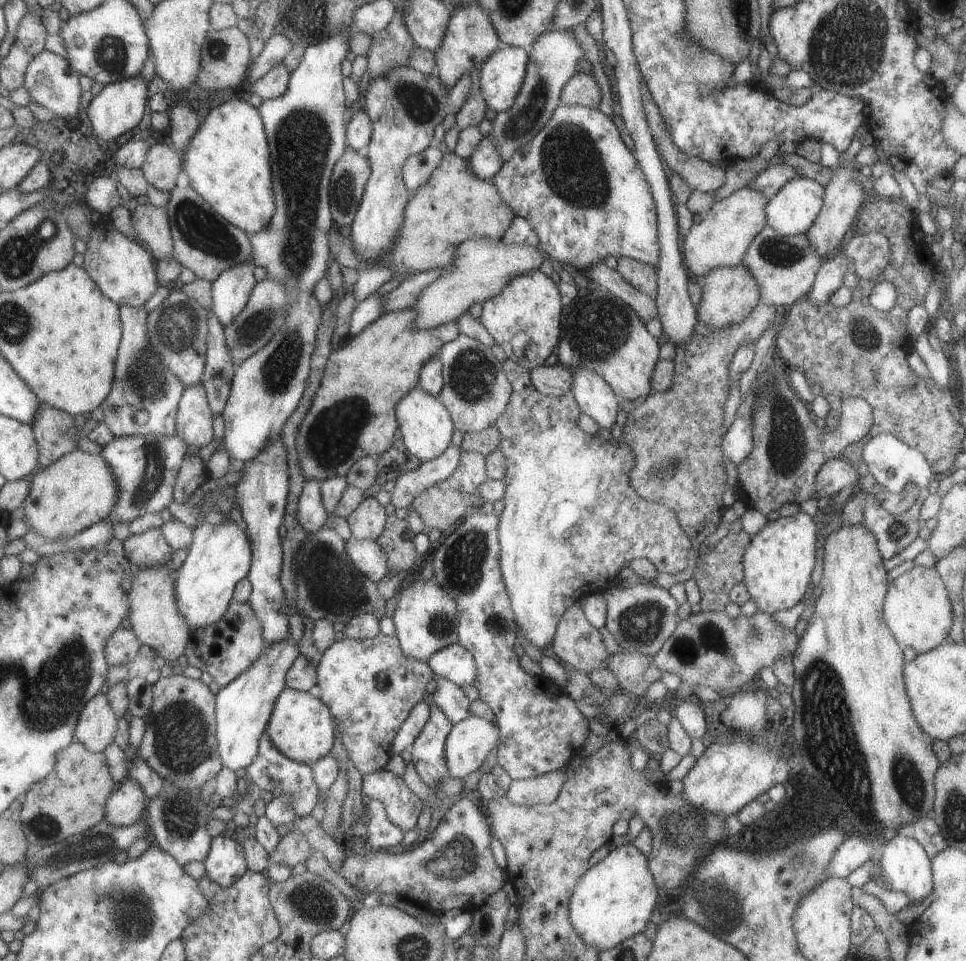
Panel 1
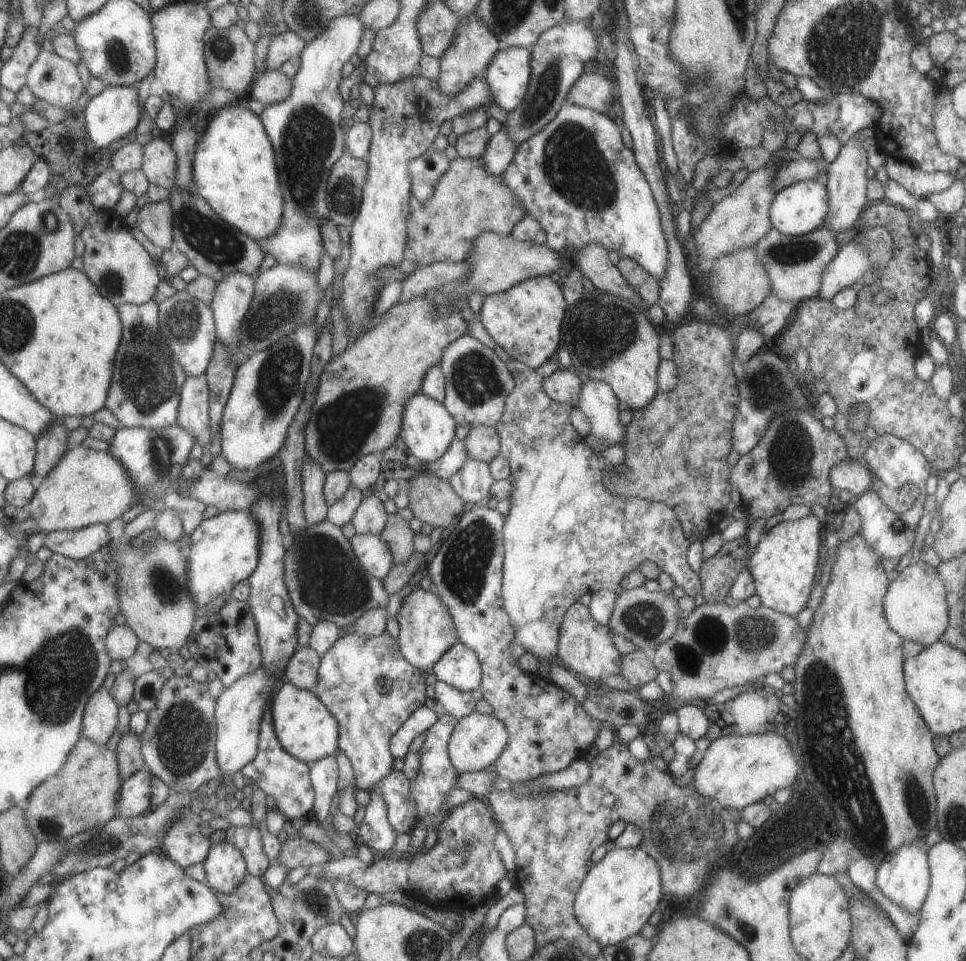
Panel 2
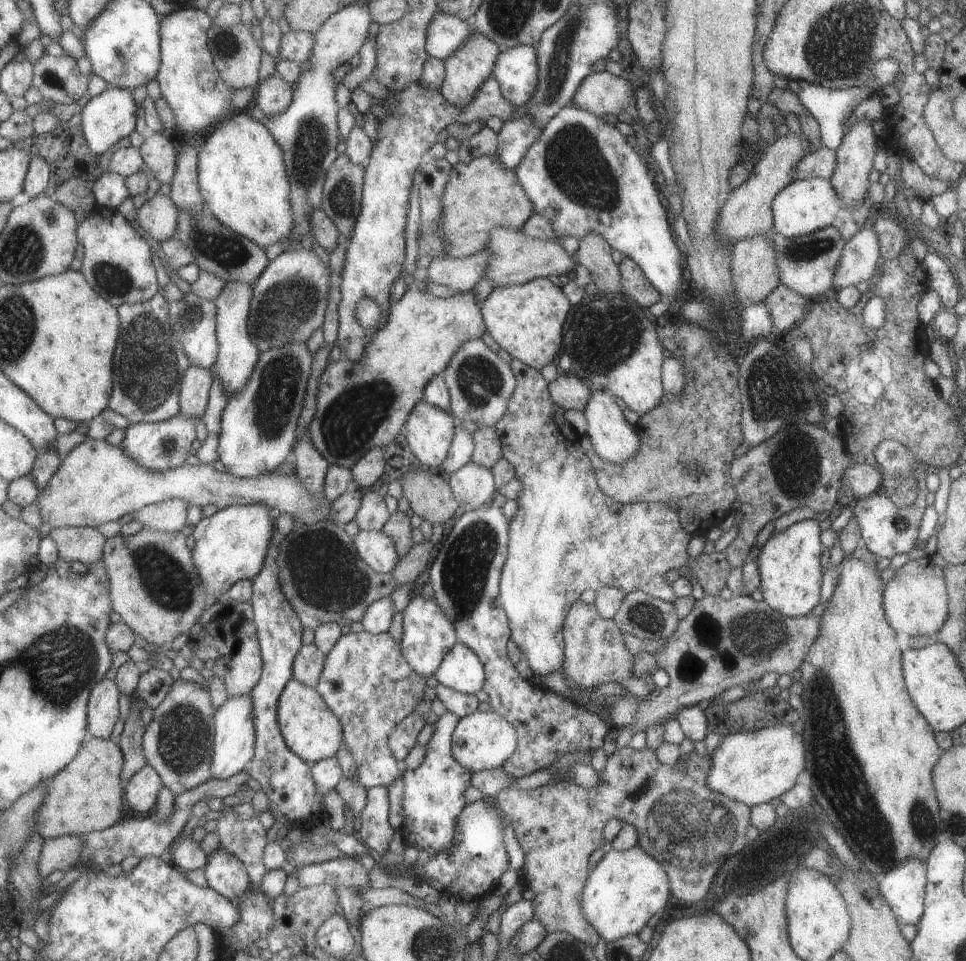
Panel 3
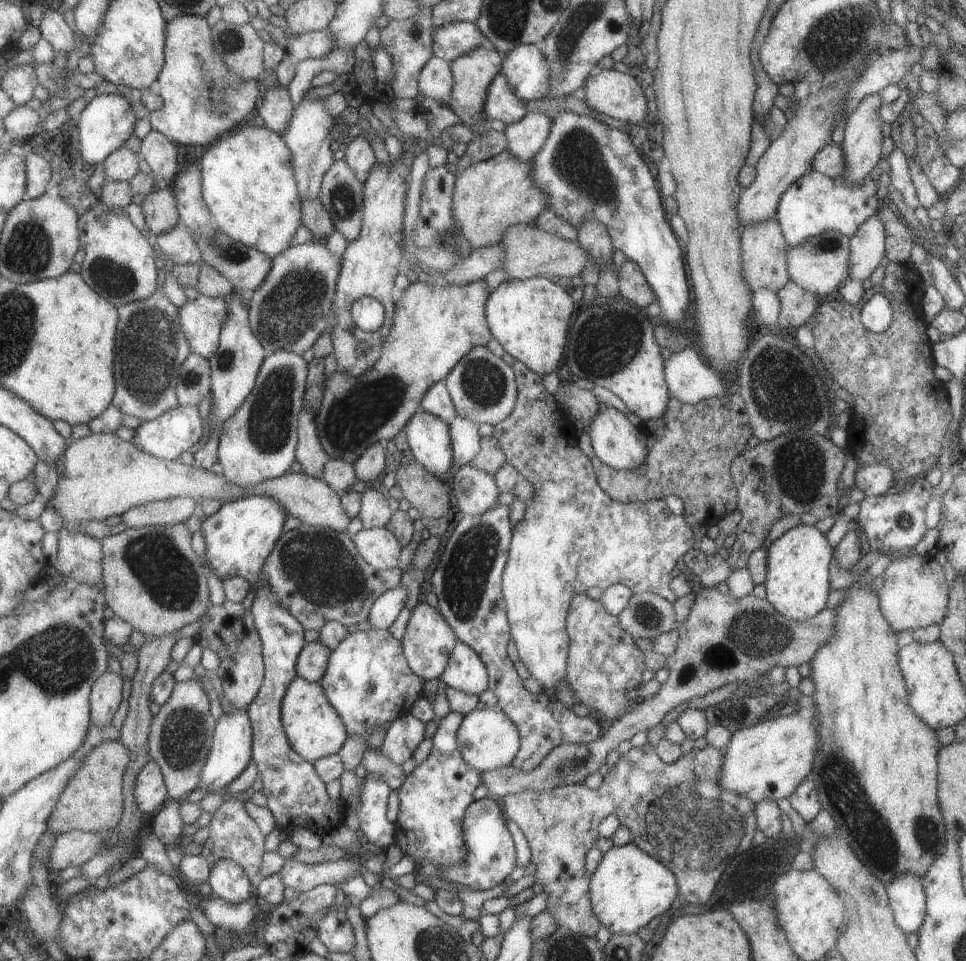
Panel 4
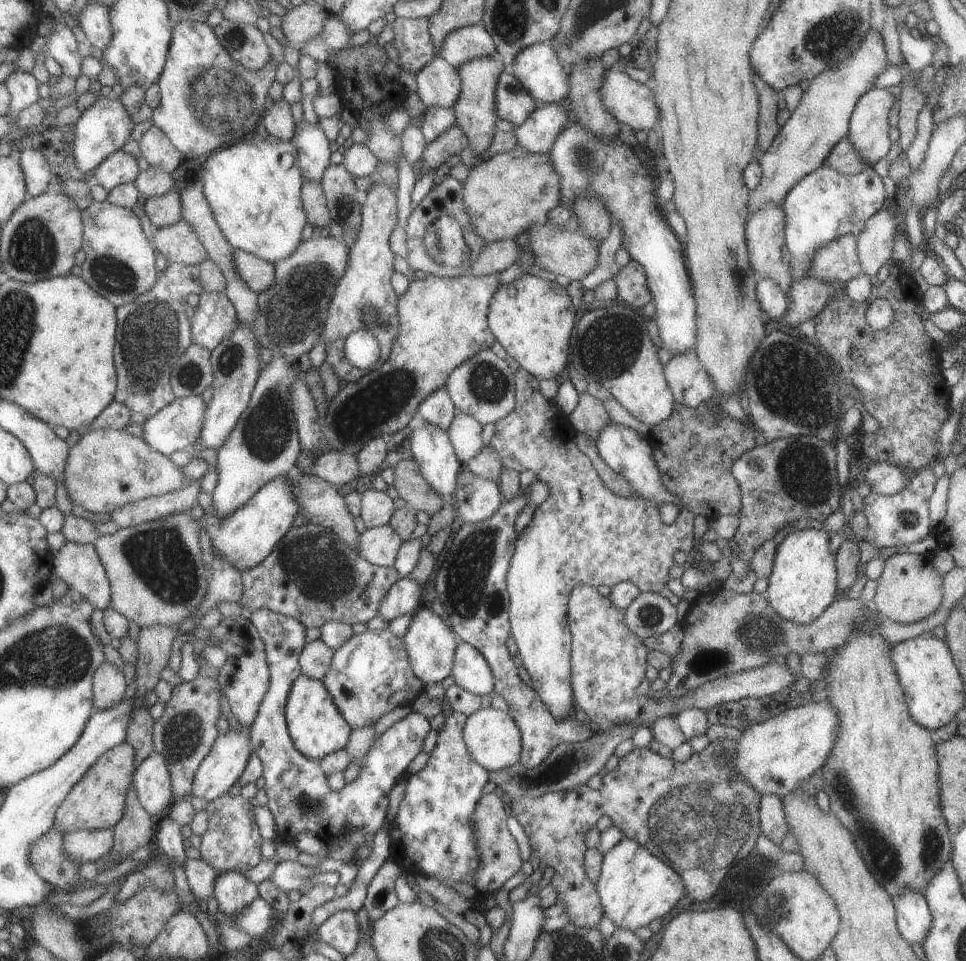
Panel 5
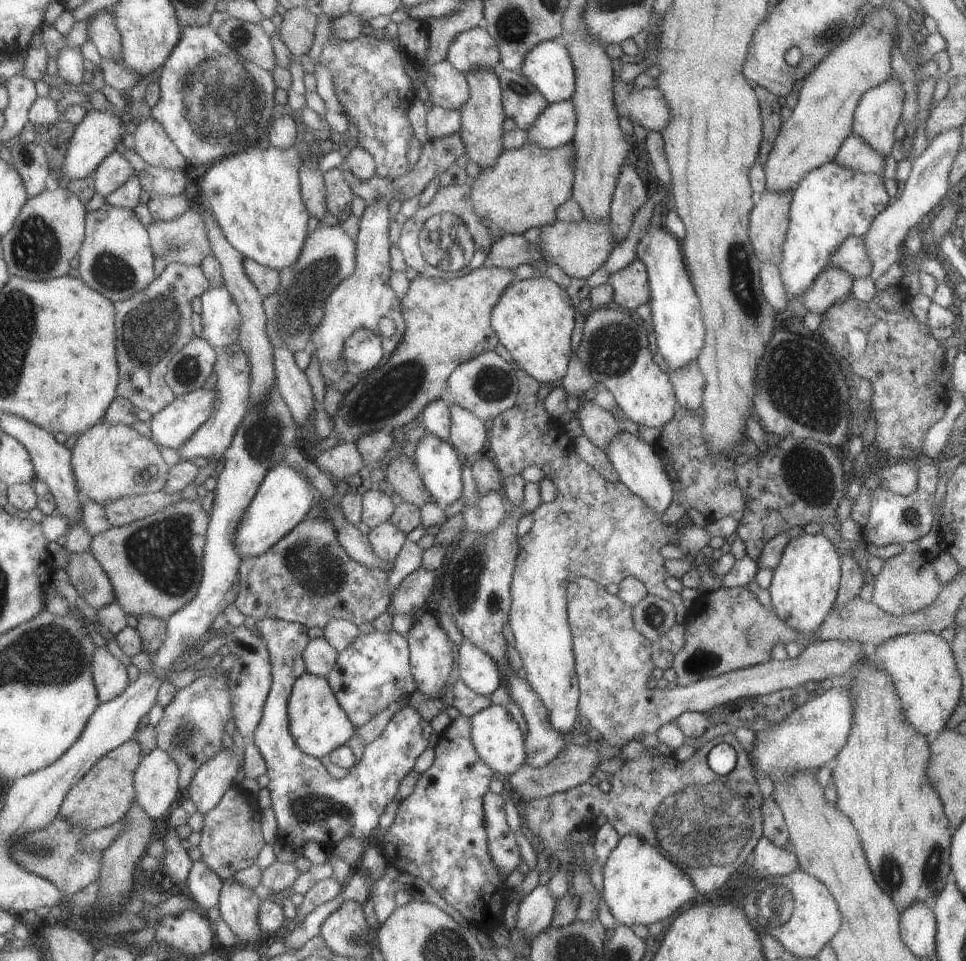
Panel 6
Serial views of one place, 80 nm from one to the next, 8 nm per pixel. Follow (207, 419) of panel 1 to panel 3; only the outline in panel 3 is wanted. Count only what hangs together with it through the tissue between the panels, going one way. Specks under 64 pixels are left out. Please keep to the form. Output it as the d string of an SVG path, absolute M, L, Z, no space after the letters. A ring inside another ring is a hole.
M190 364L189 370L183 376L180 393L180 406L185 416L203 421L209 407L213 382L212 368Z

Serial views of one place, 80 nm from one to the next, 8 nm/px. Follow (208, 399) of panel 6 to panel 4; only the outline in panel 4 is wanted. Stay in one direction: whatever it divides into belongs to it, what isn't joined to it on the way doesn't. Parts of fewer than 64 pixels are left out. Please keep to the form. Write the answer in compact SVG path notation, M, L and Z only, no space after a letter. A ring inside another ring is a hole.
M180 404L178 408L169 410L160 418L141 422L136 428L136 435L131 442L134 443L135 447L143 448L149 455L170 461L178 461L183 452L194 452L197 449L199 440L204 438L205 430L208 430L207 424L203 423L199 408Z

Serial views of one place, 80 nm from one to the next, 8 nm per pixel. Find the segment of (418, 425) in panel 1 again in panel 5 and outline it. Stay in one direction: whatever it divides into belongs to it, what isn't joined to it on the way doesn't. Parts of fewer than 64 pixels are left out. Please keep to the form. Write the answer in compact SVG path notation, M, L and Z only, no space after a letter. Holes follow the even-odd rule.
M424 420L421 426L411 429L408 439L413 454L412 459L417 463L421 476L442 498L452 499L452 492L456 487L456 476L463 465L457 460L446 431Z

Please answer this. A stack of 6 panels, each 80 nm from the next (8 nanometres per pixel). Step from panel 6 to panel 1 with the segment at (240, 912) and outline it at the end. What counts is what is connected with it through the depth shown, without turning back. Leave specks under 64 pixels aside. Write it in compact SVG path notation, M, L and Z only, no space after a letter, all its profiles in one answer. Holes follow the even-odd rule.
M231 833L225 836L216 836L205 862L206 873L219 886L231 888L235 882L243 878L245 862L243 846L241 846L241 842L237 842L233 838Z

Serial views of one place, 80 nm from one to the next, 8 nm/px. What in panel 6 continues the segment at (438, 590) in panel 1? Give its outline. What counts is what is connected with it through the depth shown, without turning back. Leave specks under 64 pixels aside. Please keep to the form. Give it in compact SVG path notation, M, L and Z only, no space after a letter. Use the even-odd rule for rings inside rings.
M419 612L415 616L415 622L405 634L408 644L408 659L410 662L410 671L416 680L417 689L428 697L437 697L437 690L445 684L451 668L453 668L453 650L454 644L451 642L447 633L435 620L431 614Z

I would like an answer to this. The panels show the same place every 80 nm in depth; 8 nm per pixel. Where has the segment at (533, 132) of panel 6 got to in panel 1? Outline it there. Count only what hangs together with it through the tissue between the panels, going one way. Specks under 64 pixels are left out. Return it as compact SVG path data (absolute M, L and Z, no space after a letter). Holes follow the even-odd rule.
M489 136L479 142L478 146L475 146L475 150L471 152L471 158L468 159L469 172L481 180L488 180L493 178L501 166L503 166L503 160L499 158L493 142Z

